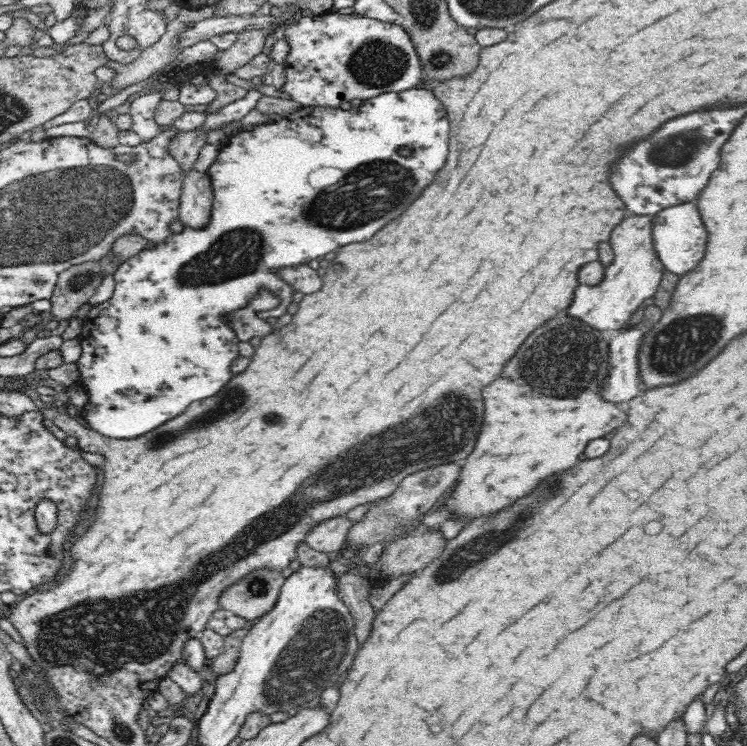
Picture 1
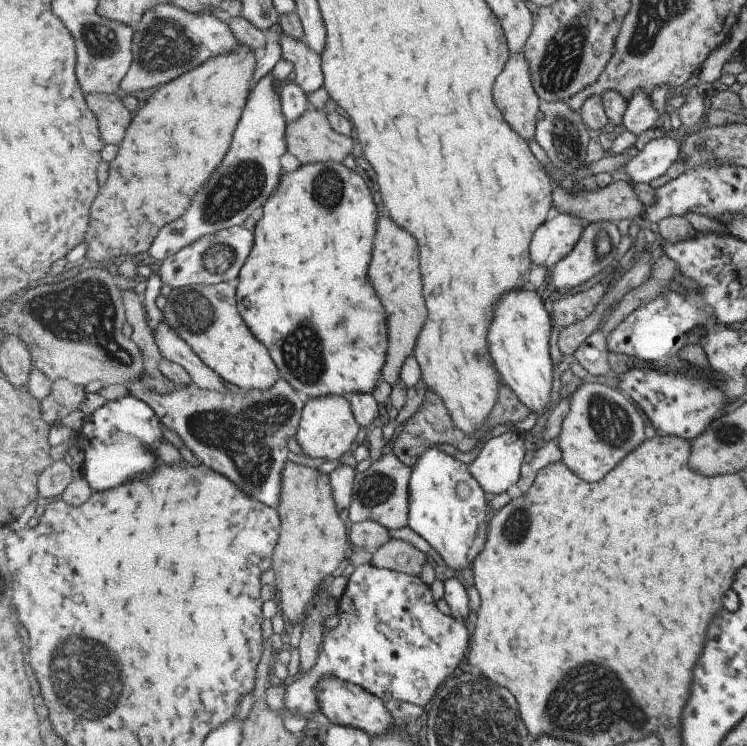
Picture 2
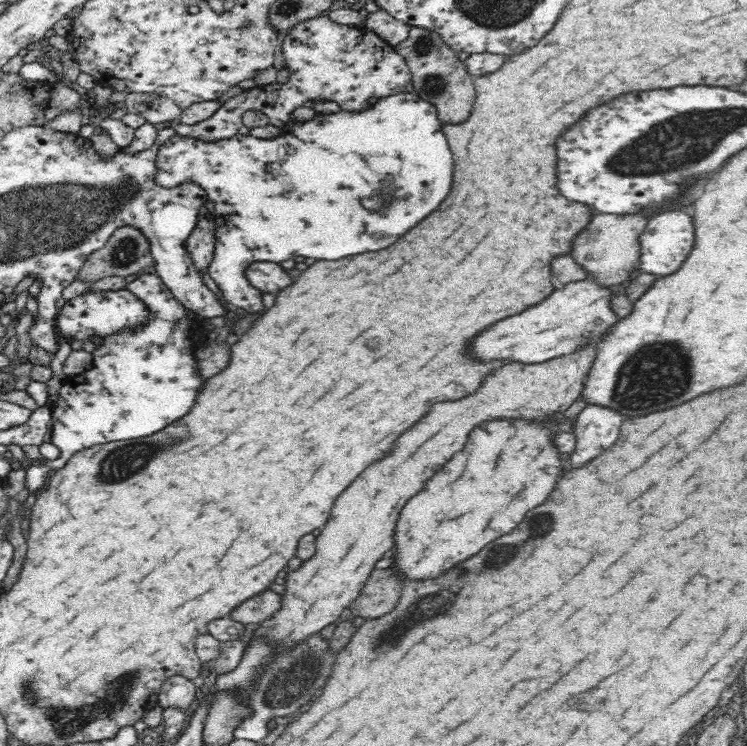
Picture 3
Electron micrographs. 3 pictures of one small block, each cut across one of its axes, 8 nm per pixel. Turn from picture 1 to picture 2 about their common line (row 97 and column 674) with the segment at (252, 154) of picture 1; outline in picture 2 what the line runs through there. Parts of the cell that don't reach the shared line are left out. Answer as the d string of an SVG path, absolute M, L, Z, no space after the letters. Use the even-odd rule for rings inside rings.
M690 364L685 375L659 373L649 369L634 369L622 377L619 390L630 398L647 415L648 420L660 436L674 435L690 442L698 436L714 419L721 416L723 407L729 403Z

